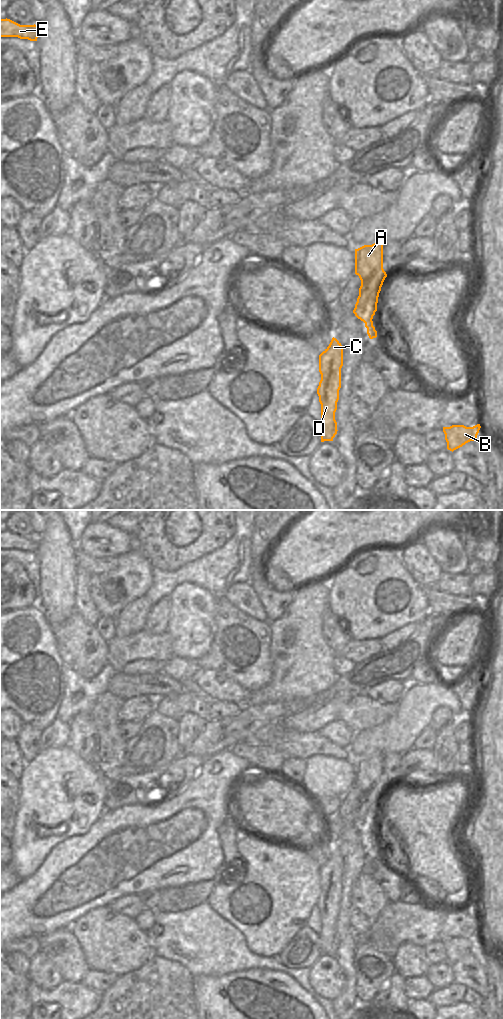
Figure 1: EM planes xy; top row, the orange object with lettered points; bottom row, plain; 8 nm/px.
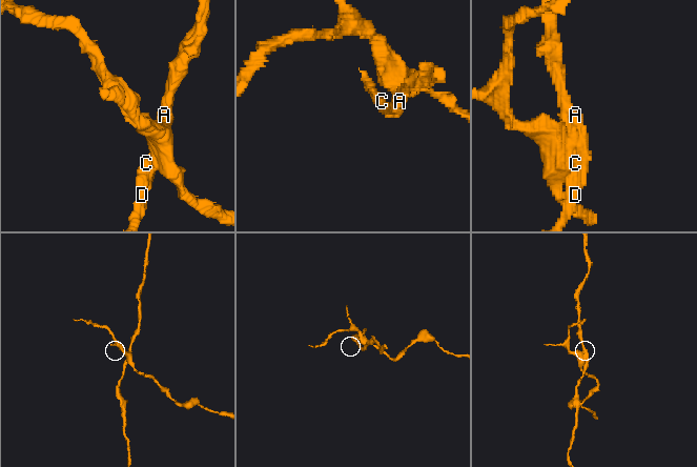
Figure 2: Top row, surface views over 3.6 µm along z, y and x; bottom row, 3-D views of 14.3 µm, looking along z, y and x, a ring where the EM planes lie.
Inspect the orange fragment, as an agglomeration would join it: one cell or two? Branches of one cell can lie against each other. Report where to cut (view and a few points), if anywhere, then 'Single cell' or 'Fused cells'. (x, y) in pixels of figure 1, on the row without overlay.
Split along xy (372, 837), (367, 841). Fused cells.

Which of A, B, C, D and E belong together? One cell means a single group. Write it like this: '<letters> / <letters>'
A C D / B E

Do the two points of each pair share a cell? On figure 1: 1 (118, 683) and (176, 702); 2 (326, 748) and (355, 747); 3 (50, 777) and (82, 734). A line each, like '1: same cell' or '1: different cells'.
1: different cells
2: different cells
3: different cells

